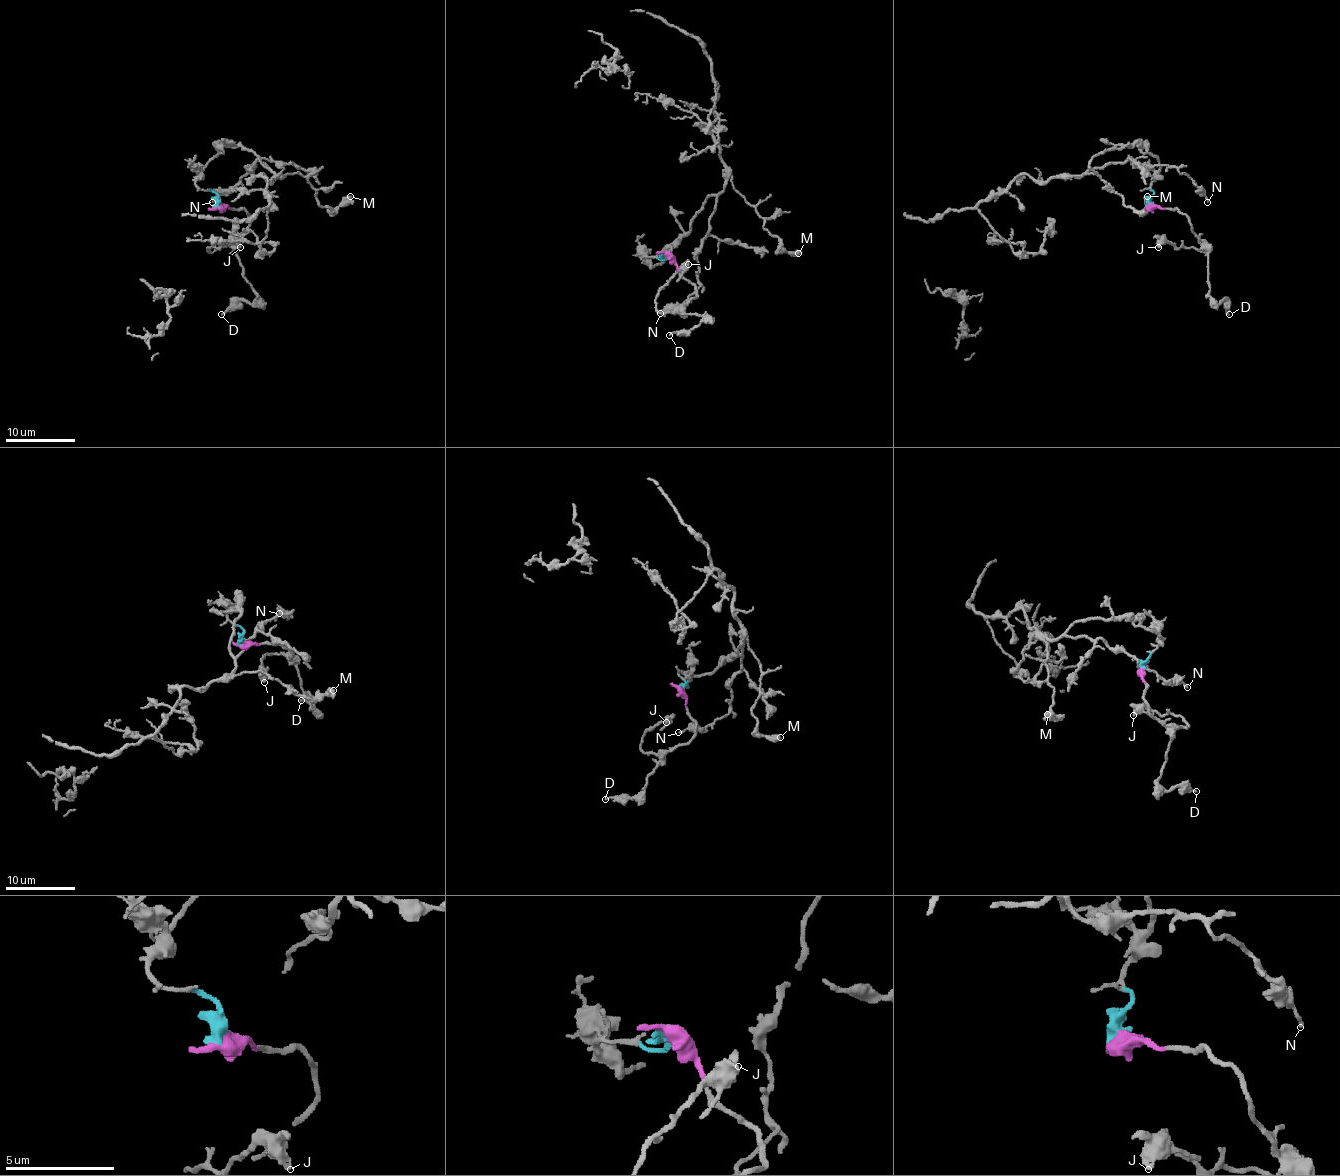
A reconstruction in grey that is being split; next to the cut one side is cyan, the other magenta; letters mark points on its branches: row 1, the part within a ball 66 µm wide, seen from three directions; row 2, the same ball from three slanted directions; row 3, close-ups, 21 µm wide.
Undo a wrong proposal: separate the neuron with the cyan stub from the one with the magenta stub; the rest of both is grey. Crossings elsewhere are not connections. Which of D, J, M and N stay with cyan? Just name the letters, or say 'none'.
M, N

